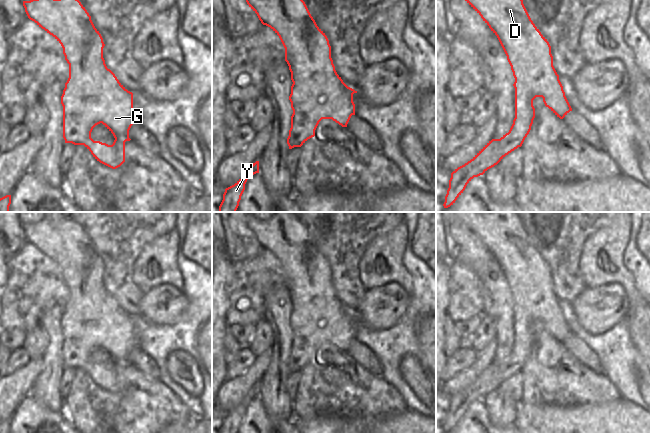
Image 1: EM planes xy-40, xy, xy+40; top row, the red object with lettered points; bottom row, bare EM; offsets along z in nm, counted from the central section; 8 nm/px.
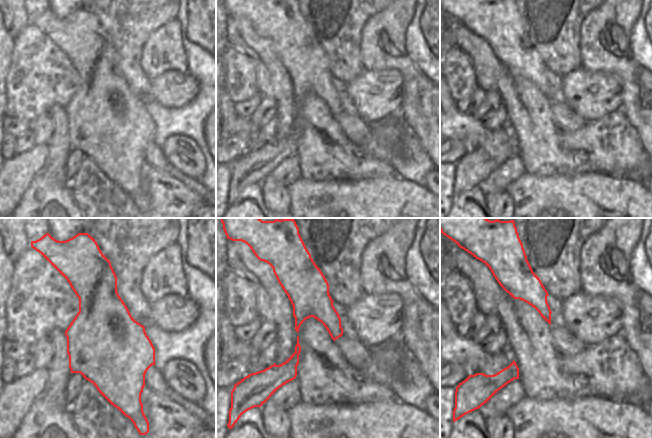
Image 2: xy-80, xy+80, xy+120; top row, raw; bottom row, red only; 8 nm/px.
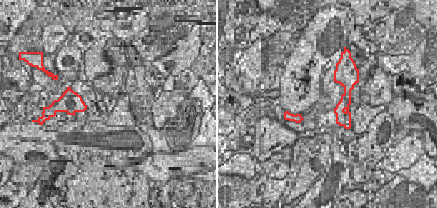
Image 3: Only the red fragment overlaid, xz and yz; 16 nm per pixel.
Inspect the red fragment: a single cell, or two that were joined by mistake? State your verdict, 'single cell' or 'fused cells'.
single cell

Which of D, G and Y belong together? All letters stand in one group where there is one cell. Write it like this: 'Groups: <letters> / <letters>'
Groups: D G Y

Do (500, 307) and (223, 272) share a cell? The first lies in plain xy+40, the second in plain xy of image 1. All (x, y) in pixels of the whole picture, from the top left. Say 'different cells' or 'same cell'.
different cells

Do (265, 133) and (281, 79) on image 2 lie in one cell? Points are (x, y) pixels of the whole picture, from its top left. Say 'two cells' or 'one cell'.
two cells

